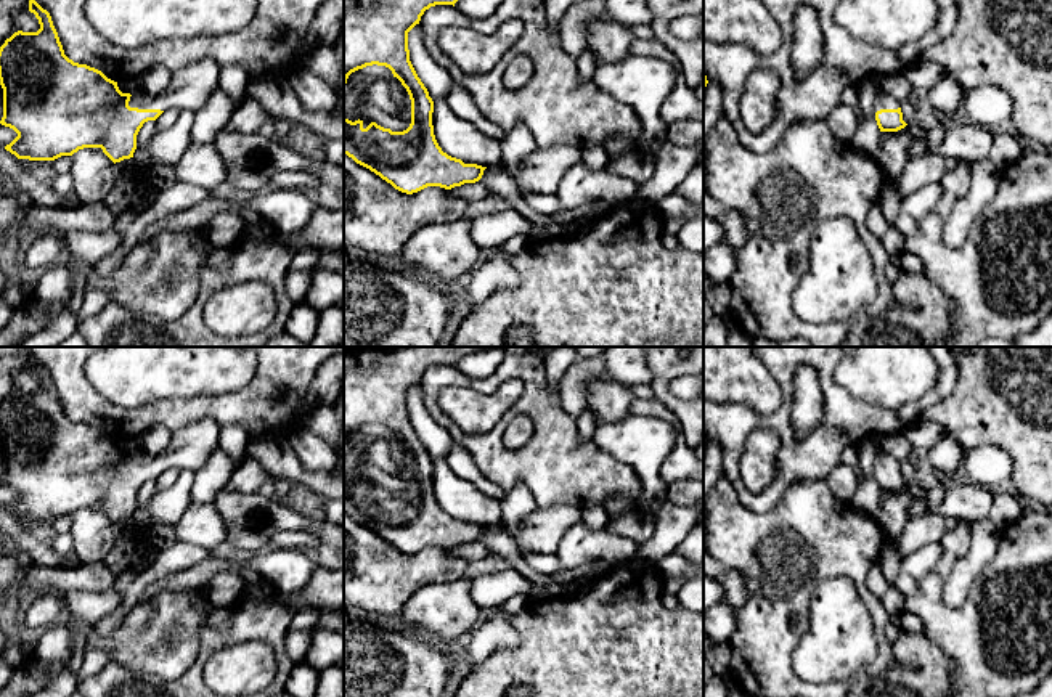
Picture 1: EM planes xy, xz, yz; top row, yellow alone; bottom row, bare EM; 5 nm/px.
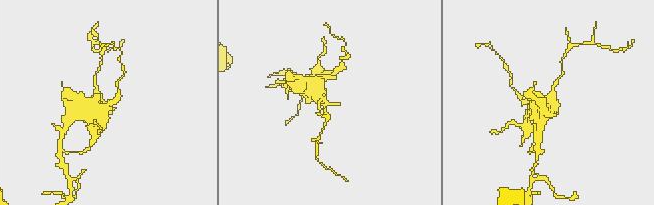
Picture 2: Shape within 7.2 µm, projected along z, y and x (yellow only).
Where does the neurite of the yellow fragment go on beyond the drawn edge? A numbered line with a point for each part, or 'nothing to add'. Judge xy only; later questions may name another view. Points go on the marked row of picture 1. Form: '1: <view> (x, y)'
1: xy (190, 89)

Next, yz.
1: yz (884, 101)

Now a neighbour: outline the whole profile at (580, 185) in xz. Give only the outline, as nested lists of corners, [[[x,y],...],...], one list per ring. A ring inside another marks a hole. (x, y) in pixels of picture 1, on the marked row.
[[[578,162],[561,180],[556,198],[564,212],[596,199],[620,204],[633,199],[636,191],[638,185],[633,180],[607,169],[593,172]]]

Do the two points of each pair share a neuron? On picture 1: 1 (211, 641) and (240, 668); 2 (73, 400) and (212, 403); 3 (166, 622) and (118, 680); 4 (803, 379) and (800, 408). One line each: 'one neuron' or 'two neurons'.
1: two neurons
2: one neuron
3: two neurons
4: one neuron

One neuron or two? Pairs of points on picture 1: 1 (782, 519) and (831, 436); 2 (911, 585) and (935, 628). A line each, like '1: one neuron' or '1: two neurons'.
1: two neurons
2: two neurons

